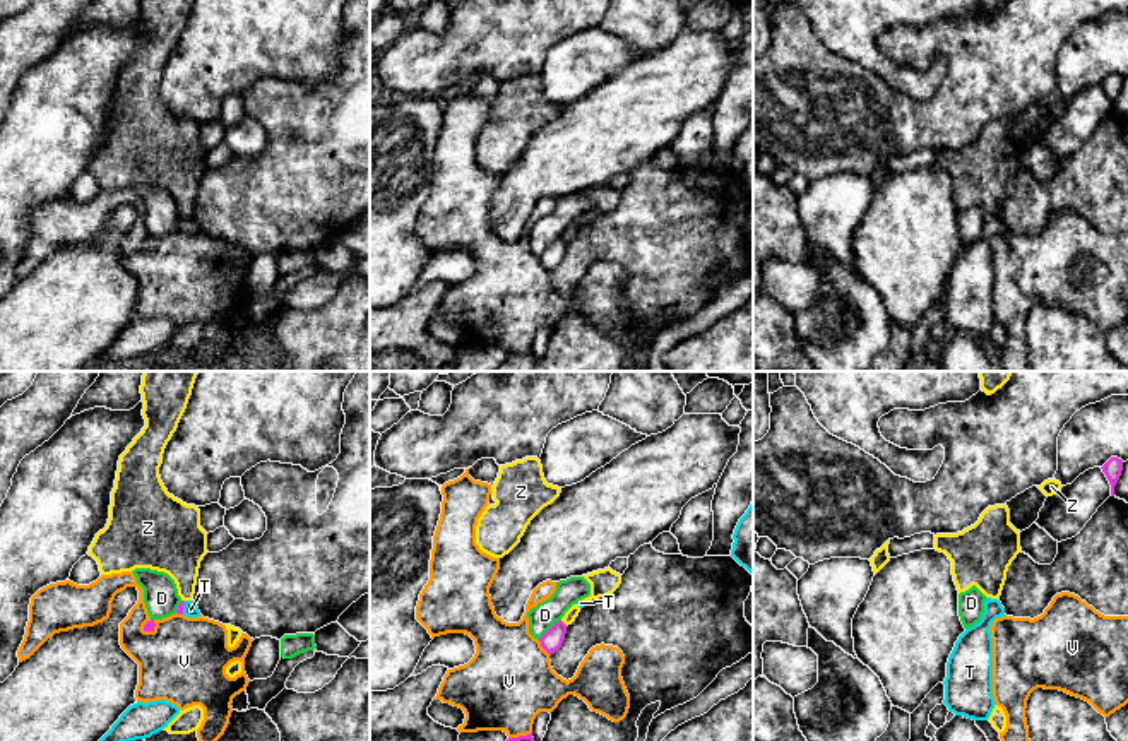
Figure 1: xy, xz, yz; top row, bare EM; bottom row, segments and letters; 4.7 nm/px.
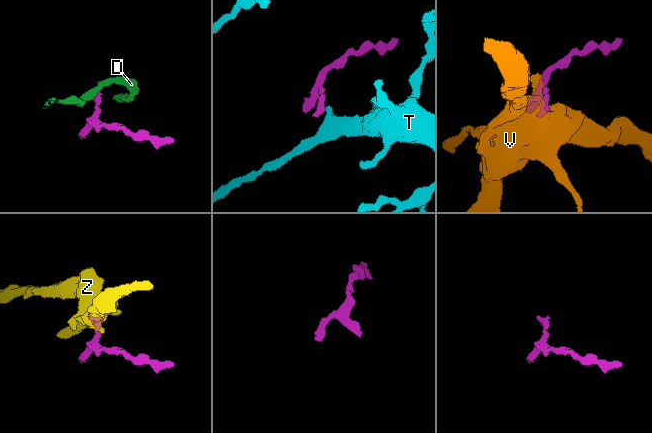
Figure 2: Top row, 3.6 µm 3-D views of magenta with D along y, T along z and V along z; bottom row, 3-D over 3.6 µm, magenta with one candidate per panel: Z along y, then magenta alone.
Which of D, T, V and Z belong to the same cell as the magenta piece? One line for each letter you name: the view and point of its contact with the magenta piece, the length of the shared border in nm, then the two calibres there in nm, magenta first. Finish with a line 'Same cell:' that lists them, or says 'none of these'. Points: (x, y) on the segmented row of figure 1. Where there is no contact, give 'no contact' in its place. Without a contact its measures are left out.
T: xy (182, 608) | 70 nm | 30/70 nm
Same cell: T

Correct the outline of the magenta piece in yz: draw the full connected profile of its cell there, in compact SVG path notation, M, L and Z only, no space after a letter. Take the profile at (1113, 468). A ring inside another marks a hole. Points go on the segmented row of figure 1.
M1111 457L1102 467L1102 472L1106 474L1109 484L1111 484L1111 496L1114 496L1114 486L1121 476L1123 471L1123 460L1118 457Z

